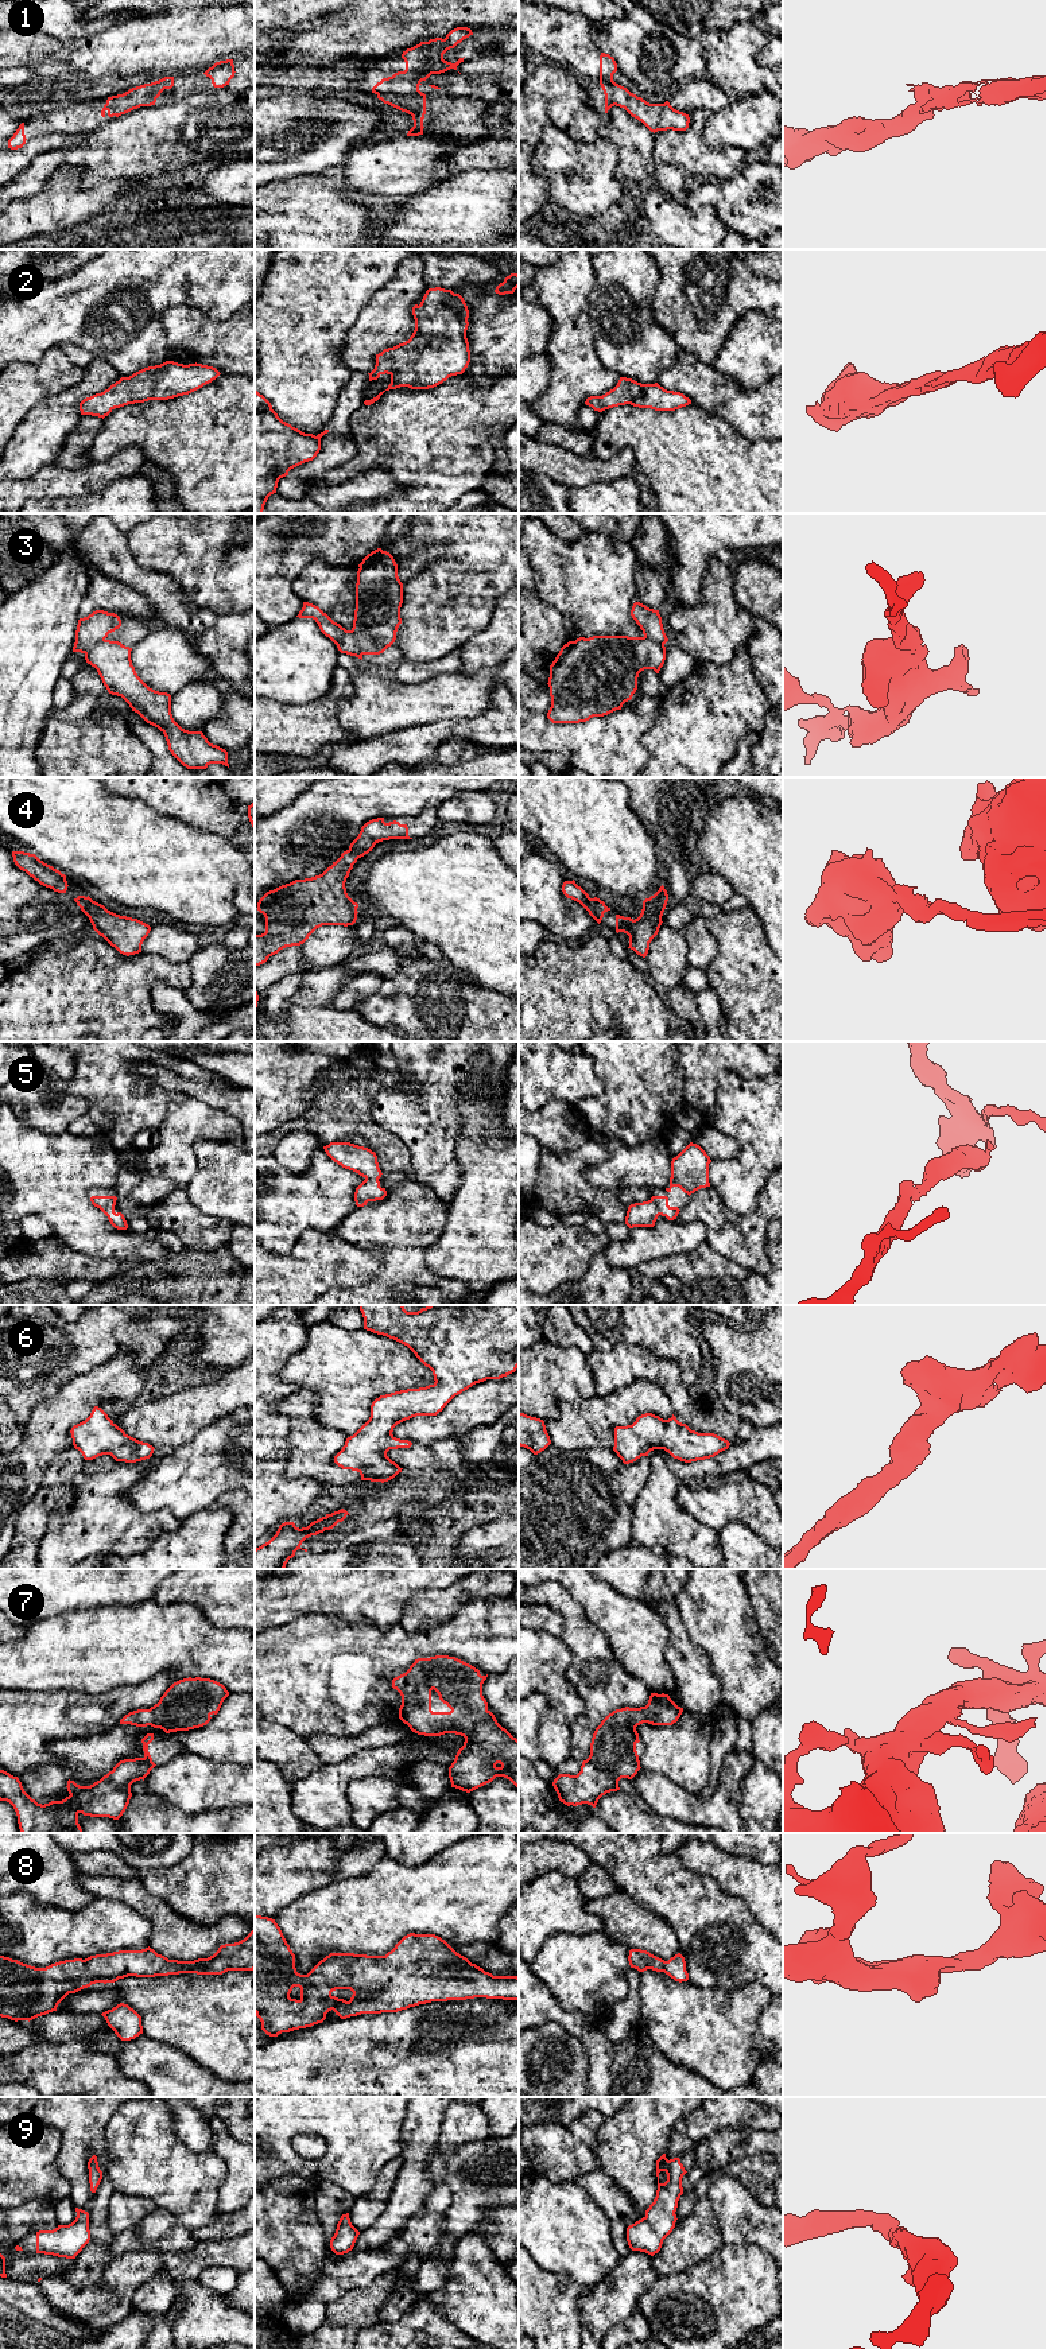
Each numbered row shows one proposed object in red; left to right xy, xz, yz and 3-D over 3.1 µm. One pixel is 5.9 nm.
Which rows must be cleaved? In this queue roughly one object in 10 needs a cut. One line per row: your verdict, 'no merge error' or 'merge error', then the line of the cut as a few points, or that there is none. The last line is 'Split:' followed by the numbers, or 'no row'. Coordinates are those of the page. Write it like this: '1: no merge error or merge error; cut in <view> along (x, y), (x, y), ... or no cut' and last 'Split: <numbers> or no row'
1: no merge error; no cut
2: no merge error; no cut
3: no merge error; no cut
4: no merge error; no cut
5: no merge error; no cut
6: no merge error; no cut
7: no merge error; no cut
8: no merge error; no cut
9: no merge error; no cut
Split: no row

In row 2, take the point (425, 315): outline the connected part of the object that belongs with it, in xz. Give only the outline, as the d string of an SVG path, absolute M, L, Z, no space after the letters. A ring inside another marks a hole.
M441 287L429 288L420 304L412 307L412 315L415 330L410 339L376 354L375 369L368 373L369 381L377 380L381 374L389 374L391 384L385 391L400 387L411 389L434 388L451 376L462 374L470 362L470 350L466 338L469 310L459 294ZM385 391L371 400L365 400L364 404L373 404Z

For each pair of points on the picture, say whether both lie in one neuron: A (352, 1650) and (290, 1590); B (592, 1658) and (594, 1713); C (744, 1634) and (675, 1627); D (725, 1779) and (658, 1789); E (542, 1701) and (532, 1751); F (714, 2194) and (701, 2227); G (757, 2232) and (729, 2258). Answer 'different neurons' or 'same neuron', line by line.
A: different neurons
B: same neuron
C: different neurons
D: same neuron
E: same neuron
F: different neurons
G: different neurons

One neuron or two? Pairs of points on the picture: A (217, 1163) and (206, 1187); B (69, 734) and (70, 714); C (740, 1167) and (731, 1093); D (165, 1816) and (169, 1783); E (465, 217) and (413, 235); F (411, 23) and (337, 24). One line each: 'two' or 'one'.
A: one
B: two
C: one
D: two
E: one
F: one

